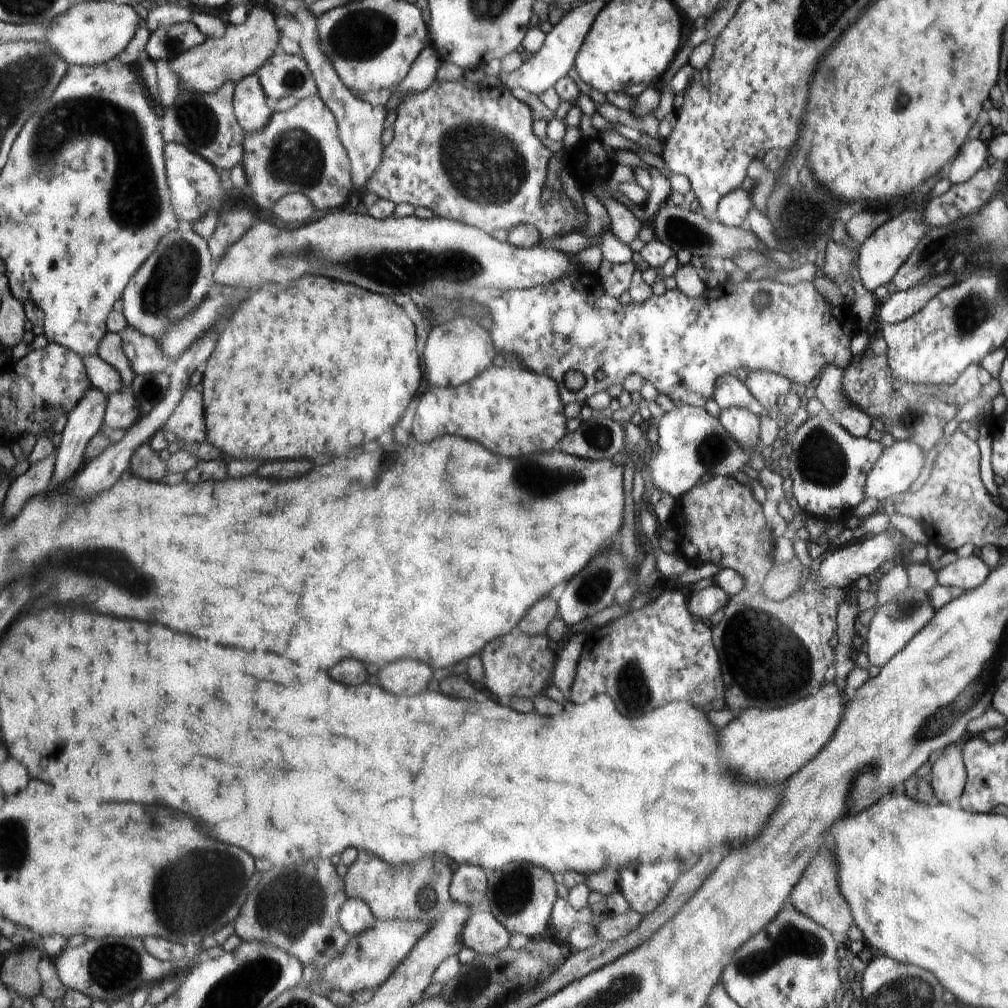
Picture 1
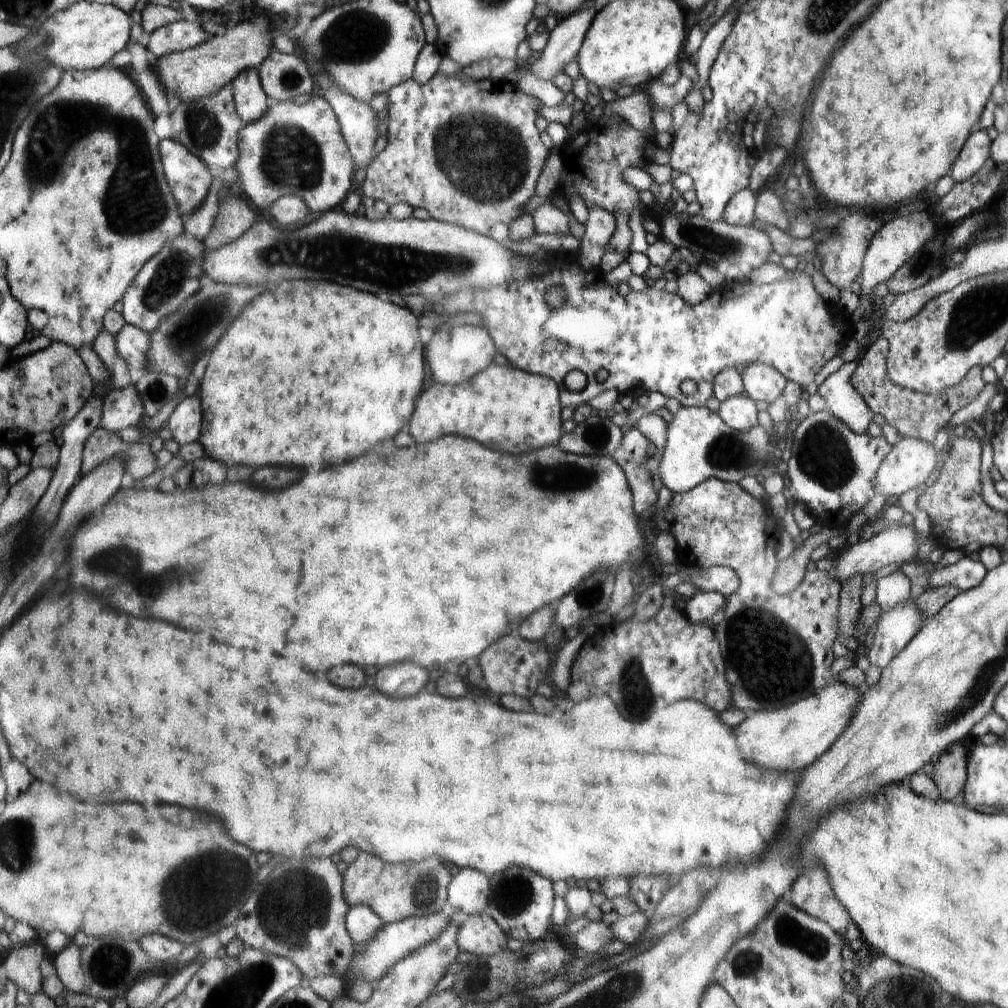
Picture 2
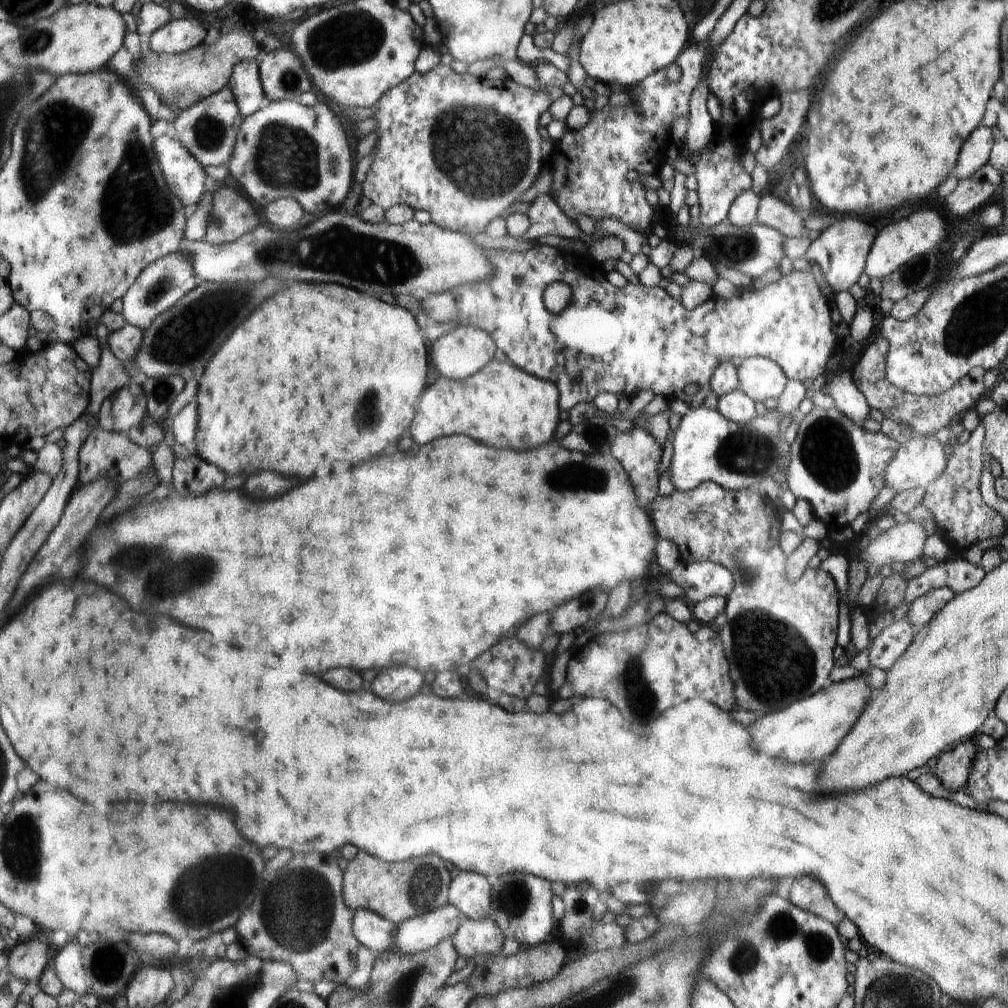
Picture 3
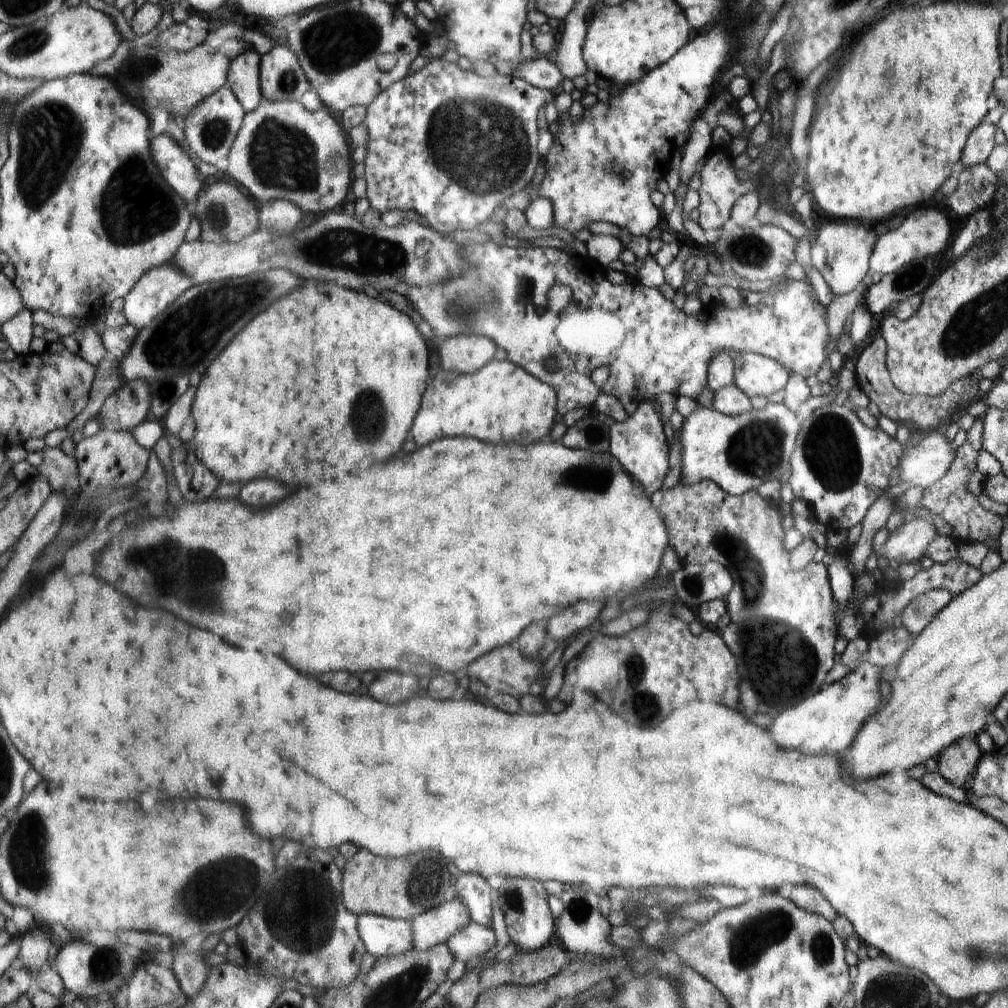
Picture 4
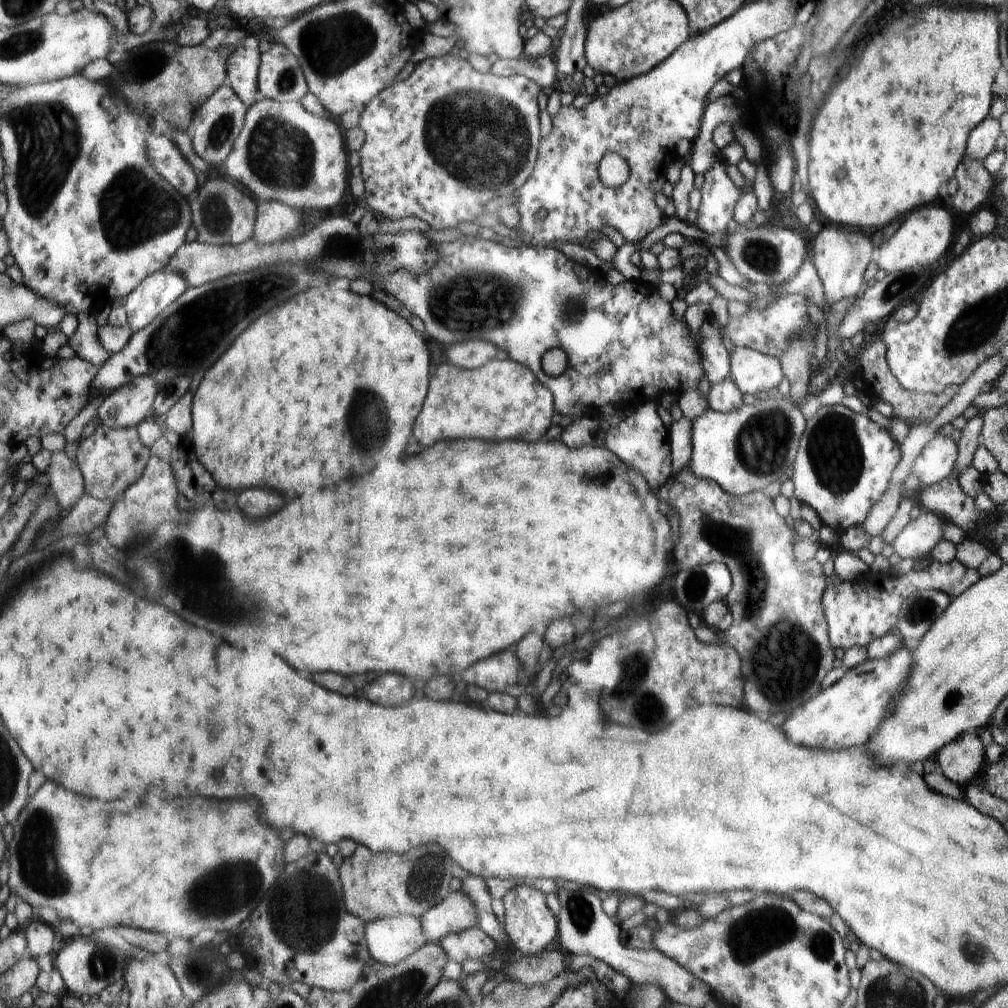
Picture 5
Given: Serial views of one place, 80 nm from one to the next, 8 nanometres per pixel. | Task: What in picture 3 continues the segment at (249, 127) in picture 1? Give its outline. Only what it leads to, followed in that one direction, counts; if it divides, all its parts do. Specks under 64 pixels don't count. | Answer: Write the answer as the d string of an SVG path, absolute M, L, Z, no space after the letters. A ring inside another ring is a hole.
M248 59L240 62L228 86L236 88L236 100L240 100L240 112L244 117L254 115L263 106L266 93L263 91L262 76L258 76L257 59Z

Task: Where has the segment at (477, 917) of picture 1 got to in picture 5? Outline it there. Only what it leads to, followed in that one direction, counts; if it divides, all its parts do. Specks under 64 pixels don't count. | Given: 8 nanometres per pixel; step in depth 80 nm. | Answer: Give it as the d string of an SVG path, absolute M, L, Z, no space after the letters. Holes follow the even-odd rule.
M479 927L468 931L444 936L439 942L447 953L448 960L461 964L466 959L480 960L484 956L497 954L496 940L485 934Z

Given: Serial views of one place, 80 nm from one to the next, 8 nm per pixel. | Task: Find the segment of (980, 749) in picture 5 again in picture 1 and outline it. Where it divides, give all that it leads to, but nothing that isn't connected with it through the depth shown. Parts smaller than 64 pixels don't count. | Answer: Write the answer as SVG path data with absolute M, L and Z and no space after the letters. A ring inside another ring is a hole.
M948 745L932 765L931 787L940 803L956 805L967 781L960 748Z

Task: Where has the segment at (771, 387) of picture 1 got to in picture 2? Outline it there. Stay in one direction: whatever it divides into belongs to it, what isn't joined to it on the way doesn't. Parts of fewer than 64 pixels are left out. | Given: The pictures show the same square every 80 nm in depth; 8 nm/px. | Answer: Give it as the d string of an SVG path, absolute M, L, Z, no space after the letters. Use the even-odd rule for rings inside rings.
M756 361L741 372L745 394L753 401L770 405L783 393L787 380L773 366Z

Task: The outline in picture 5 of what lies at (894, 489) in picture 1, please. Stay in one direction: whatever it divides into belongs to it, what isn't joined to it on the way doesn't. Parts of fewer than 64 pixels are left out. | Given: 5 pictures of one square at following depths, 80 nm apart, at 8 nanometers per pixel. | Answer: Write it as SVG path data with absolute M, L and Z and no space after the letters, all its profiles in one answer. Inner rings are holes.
M934 436L912 464L912 474L918 477L922 488L941 482L952 472L958 457L957 444L951 437Z

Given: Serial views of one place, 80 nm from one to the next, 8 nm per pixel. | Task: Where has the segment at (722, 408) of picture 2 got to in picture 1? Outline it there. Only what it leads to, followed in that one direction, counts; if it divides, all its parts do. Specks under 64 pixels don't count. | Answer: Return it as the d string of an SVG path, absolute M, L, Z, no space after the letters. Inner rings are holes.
M728 407L721 409L719 420L723 427L745 448L756 445L759 440L759 415L750 409Z

